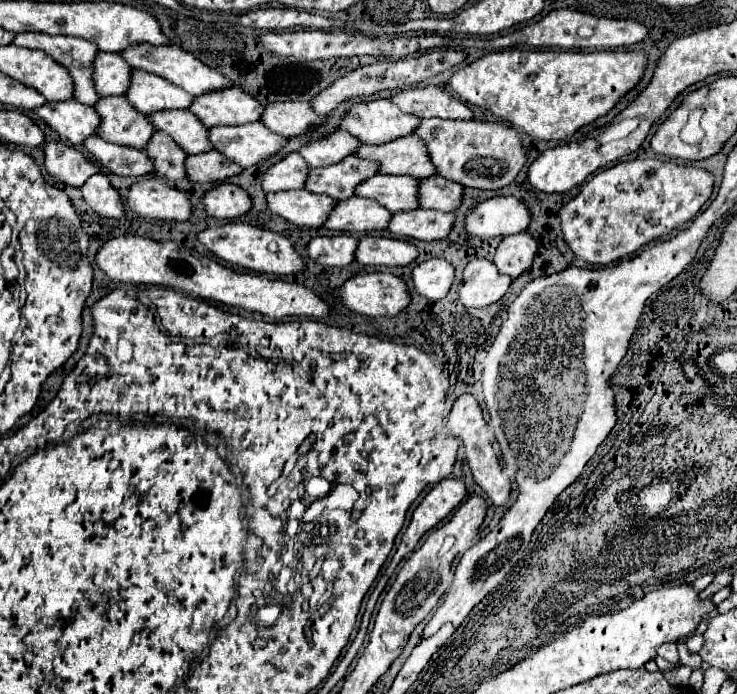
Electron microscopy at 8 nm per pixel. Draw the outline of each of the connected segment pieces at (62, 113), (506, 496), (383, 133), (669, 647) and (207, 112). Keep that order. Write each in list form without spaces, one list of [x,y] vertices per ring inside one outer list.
[[[76,100],[68,102],[48,102],[34,110],[60,138],[74,146],[80,146],[86,138],[96,136],[100,128],[100,116],[94,106],[80,104]]]
[[[464,394],[456,400],[456,404],[452,406],[450,410],[450,416],[448,416],[448,428],[454,436],[458,436],[462,442],[464,442],[464,448],[466,448],[466,460],[470,464],[470,470],[474,474],[474,480],[476,484],[492,498],[494,506],[504,506],[508,500],[510,500],[510,480],[502,474],[502,466],[498,462],[498,456],[492,448],[492,442],[490,442],[490,434],[488,434],[488,424],[482,416],[482,410],[478,406],[478,400],[470,394]]]
[[[372,100],[366,104],[356,104],[342,120],[342,130],[348,130],[364,144],[378,146],[414,134],[418,124],[418,116],[402,112],[394,102]]]
[[[662,644],[656,648],[656,656],[668,660],[668,662],[678,662],[678,650],[676,650],[676,644]]]
[[[234,86],[228,90],[198,96],[190,110],[210,128],[240,126],[248,122],[258,122],[262,118],[264,104]]]

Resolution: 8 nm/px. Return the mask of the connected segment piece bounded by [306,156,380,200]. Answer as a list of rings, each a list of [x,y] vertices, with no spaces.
[[[358,156],[344,158],[340,164],[324,166],[312,170],[312,178],[308,178],[308,190],[316,194],[326,194],[336,200],[346,200],[354,196],[354,190],[360,182],[378,174],[380,164],[374,160],[362,160]]]

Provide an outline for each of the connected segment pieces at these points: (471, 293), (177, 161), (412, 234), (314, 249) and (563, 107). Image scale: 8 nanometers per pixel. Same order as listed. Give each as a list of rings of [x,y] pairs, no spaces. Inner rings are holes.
[[[472,260],[464,270],[464,280],[458,288],[460,302],[466,308],[484,308],[498,302],[508,286],[512,284],[510,276],[498,272],[496,264],[490,260]]]
[[[156,132],[152,136],[152,142],[148,142],[144,150],[154,158],[154,168],[160,178],[170,182],[180,182],[188,178],[186,172],[188,154],[166,132]]]
[[[410,210],[410,214],[394,214],[390,222],[390,232],[398,238],[414,238],[414,240],[444,240],[454,226],[452,212],[438,210]]]
[[[340,234],[340,236],[316,236],[308,244],[308,256],[322,266],[344,268],[356,258],[358,238]]]
[[[502,50],[490,52],[460,68],[446,86],[456,98],[490,110],[500,120],[540,140],[566,140],[580,128],[608,114],[644,76],[648,56],[644,52],[562,52],[562,50]]]

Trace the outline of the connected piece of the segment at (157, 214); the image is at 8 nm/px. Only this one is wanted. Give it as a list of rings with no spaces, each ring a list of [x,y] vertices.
[[[146,178],[128,190],[128,206],[140,216],[186,222],[192,216],[190,198],[158,178]]]

